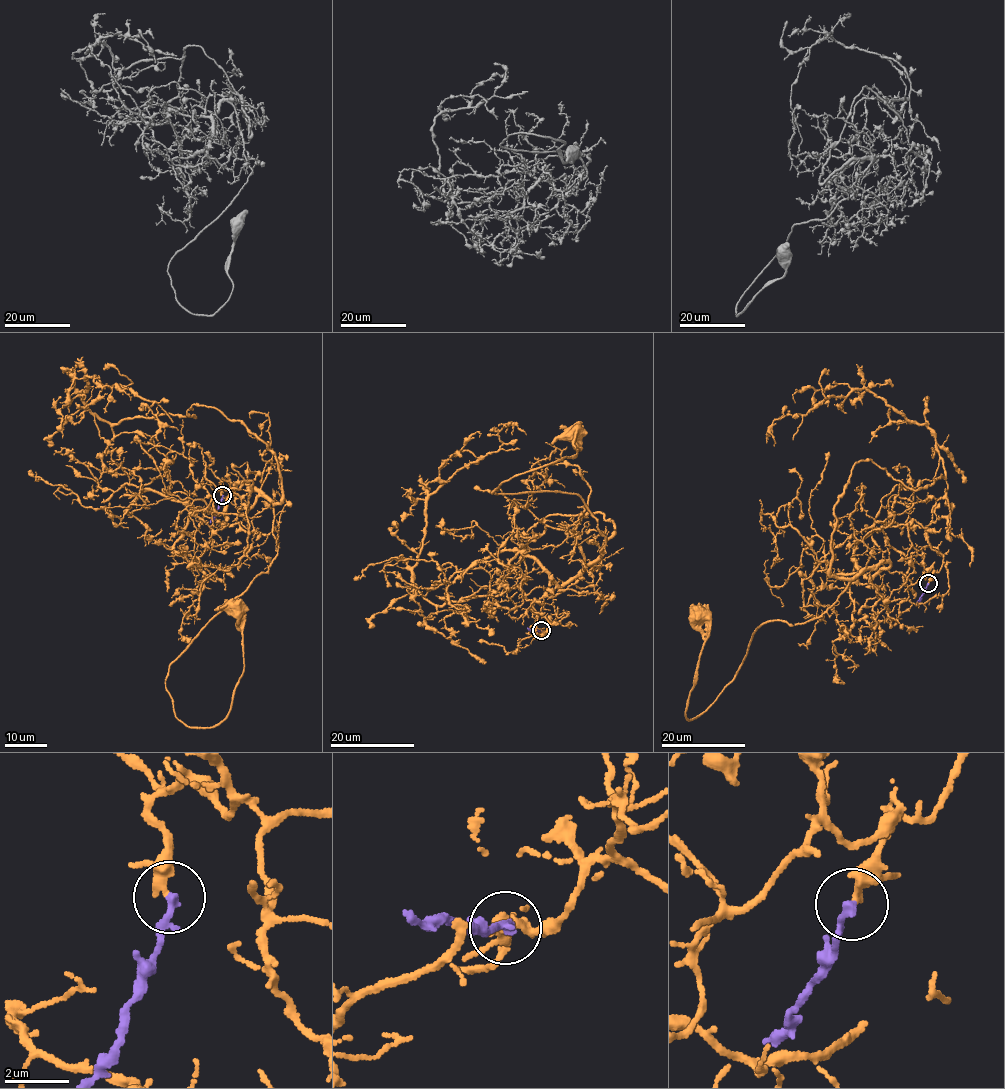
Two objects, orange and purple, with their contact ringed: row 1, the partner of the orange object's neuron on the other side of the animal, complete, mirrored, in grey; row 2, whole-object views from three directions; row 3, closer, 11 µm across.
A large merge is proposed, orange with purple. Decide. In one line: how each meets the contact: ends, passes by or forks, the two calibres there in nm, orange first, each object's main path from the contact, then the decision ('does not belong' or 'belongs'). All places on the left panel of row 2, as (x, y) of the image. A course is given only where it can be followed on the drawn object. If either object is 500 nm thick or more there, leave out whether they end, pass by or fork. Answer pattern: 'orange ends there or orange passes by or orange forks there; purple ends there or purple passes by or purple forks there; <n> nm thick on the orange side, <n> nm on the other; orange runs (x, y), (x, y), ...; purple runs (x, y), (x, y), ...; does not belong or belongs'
orange passes by; purple ends there; 240 nm thick on the orange side, 280 nm on the other; orange runs (222, 496), (267, 496), (278, 547), (170, 665), (192, 727), (231, 707), (236, 607); purple runs (222, 496), (219, 508), (209, 522); does not belong

